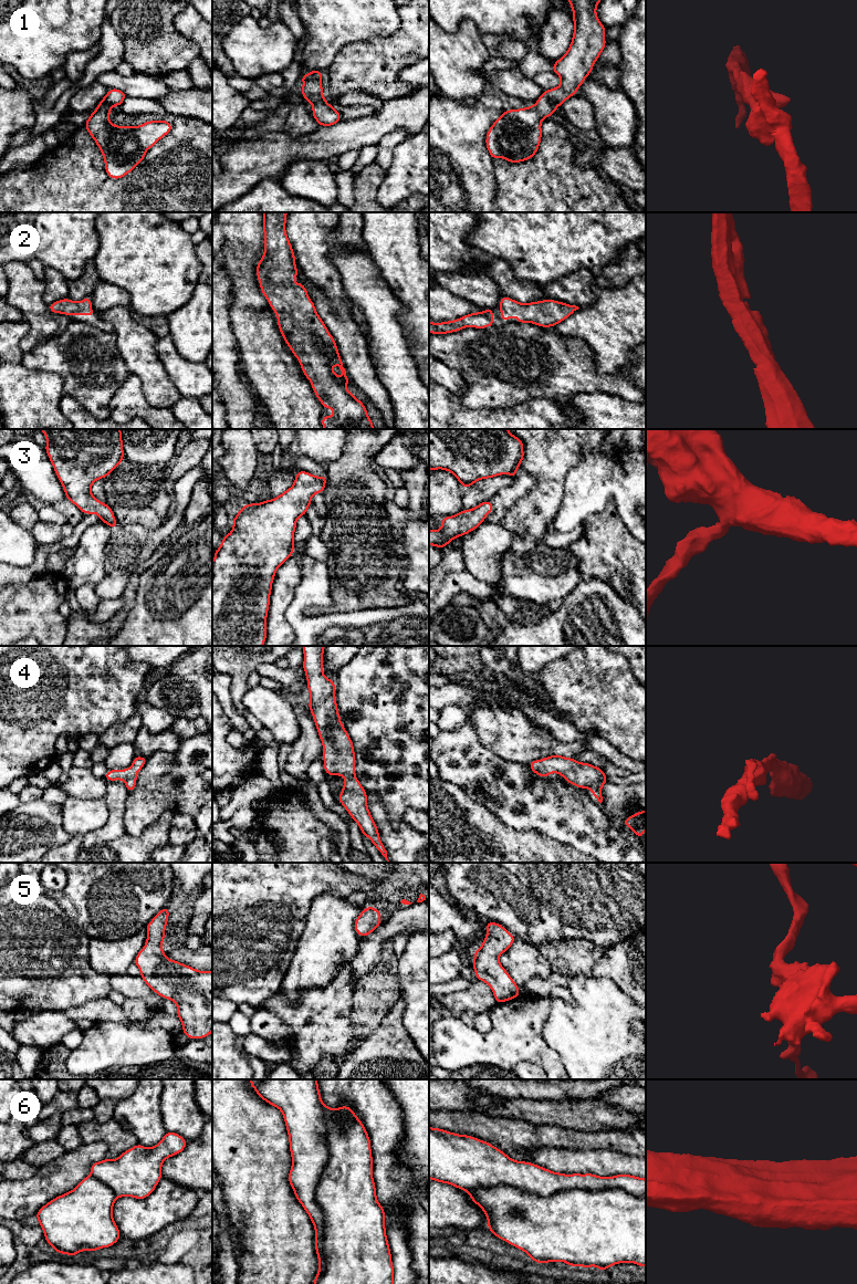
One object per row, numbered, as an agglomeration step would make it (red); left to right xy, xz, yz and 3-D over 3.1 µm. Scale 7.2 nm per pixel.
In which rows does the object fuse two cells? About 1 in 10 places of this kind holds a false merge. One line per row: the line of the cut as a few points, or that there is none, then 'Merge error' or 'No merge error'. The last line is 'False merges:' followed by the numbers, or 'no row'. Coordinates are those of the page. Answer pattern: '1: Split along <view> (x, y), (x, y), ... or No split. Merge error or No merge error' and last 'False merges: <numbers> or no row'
1: No split. No merge error
2: No split. No merge error
3: No split. No merge error
4: No split. No merge error
5: No split. No merge error
6: Split along xz (322, 1102), (317, 1283). Merge error
False merges: 6

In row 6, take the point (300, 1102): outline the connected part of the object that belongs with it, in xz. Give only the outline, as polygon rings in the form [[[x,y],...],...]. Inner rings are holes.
[[[250,1079],[250,1085],[259,1097],[282,1111],[292,1157],[288,1180],[315,1229],[320,1267],[313,1284],[318,1284],[324,1272],[325,1224],[315,1191],[328,1152],[317,1079]]]

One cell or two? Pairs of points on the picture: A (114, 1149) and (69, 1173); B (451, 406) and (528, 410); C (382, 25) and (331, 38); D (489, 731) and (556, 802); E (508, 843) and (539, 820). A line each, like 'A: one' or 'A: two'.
A: two
B: one
C: one
D: two
E: two

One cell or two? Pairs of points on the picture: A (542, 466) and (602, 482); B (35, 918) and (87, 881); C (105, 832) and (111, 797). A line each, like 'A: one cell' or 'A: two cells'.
A: two cells
B: two cells
C: one cell

